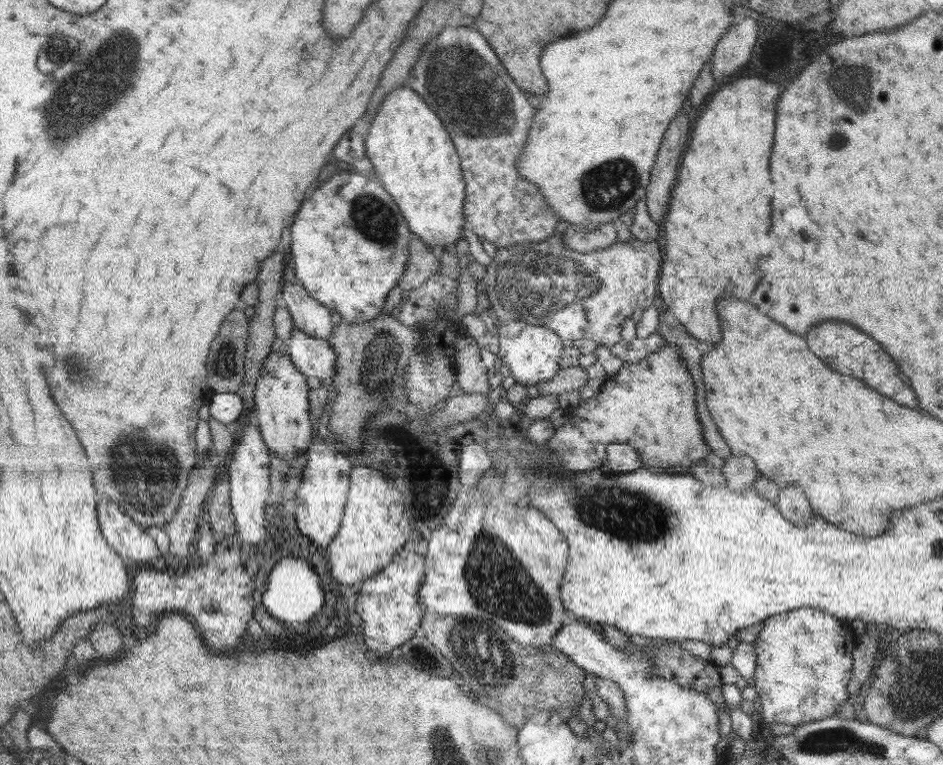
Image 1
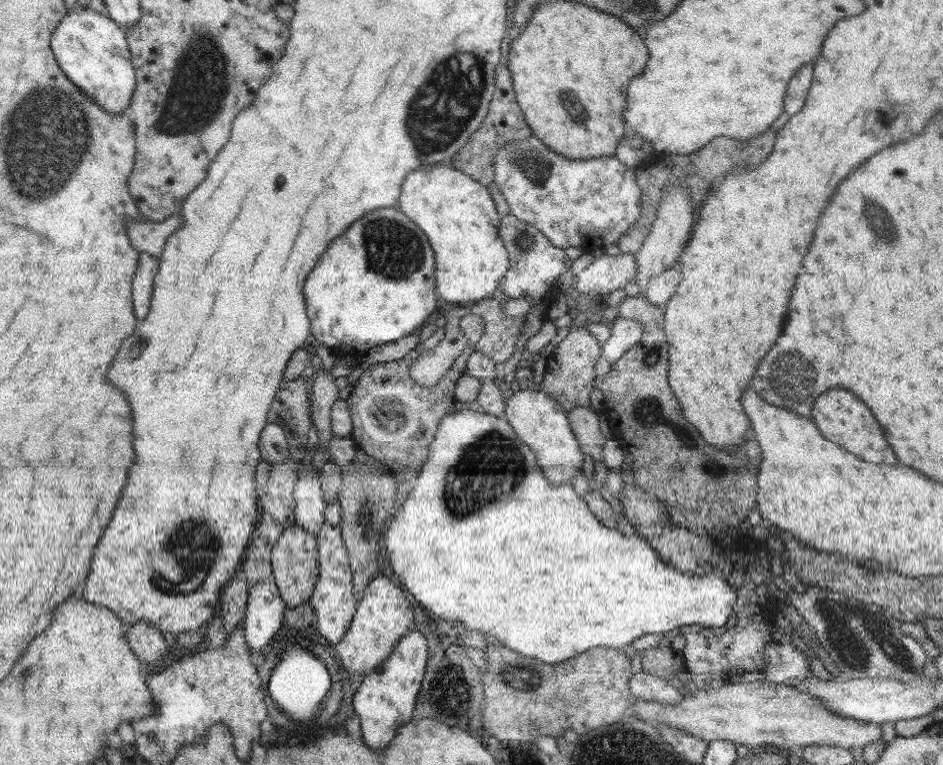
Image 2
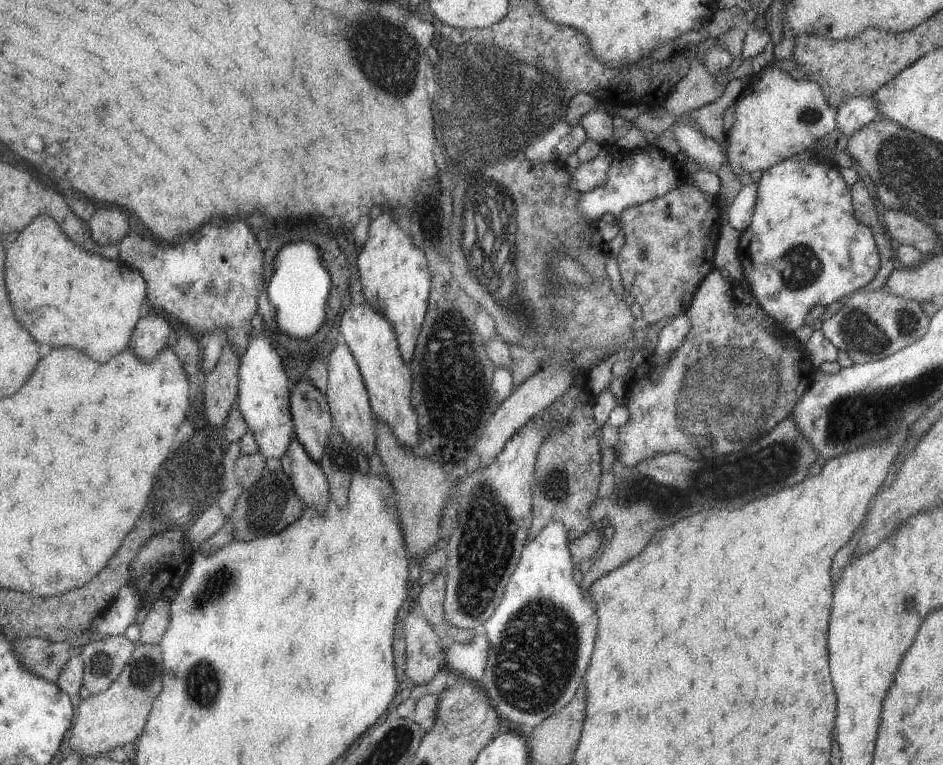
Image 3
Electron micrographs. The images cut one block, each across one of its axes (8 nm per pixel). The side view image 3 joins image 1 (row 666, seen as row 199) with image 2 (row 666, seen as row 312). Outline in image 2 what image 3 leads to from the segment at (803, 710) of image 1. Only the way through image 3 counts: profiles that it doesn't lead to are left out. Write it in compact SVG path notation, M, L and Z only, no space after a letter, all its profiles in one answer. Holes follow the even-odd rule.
M790 639L774 641L766 649L760 648L760 654L765 658L765 678L770 682L796 687L812 675L807 656L799 652Z

